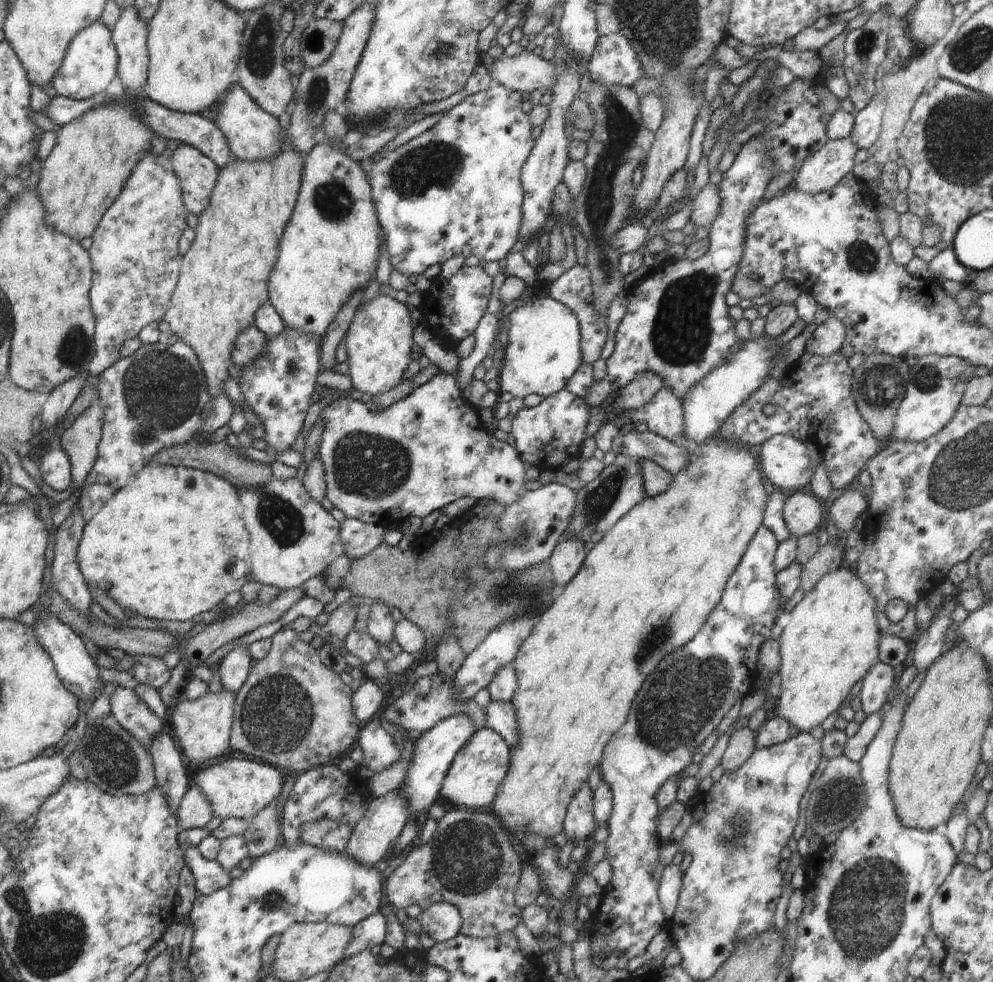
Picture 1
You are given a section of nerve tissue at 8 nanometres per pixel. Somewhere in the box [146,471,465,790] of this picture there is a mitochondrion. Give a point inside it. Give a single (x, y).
(278, 715)

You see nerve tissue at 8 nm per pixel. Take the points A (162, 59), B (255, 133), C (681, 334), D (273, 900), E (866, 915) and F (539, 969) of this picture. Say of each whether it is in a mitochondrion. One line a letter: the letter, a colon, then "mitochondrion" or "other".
A: other
B: other
C: mitochondrion
D: mitochondrion
E: mitochondrion
F: other

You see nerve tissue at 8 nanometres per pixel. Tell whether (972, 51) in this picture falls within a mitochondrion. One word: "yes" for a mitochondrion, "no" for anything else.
yes

